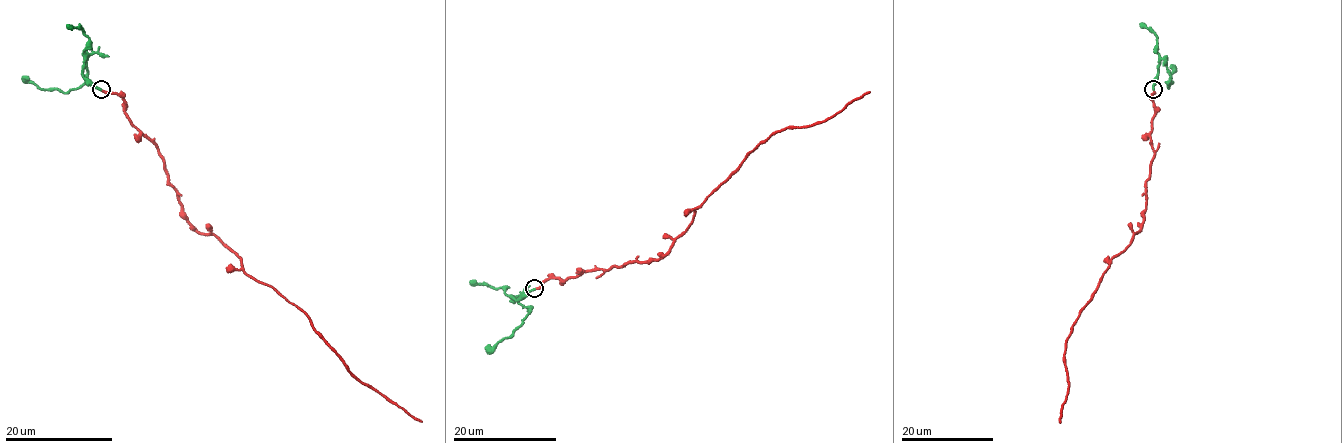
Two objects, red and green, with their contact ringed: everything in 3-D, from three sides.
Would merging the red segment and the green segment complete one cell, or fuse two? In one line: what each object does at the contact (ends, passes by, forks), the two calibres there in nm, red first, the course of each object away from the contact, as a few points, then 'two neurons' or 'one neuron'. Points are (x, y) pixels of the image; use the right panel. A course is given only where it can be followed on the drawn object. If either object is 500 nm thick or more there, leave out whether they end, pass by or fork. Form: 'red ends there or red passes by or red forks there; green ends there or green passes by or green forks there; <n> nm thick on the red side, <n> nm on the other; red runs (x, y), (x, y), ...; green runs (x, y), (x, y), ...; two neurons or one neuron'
red ends there; green ends there; 180 nm thick on the red side, 220 nm on the other; red runs (1153, 88), (1154, 157), (1144, 219), (1125, 250), (1115, 255), (1068, 336), (1064, 356), (1069, 383), (1059, 422); green runs (1153, 88), (1162, 59), (1169, 73), (1168, 88), (1176, 66); one neuron

